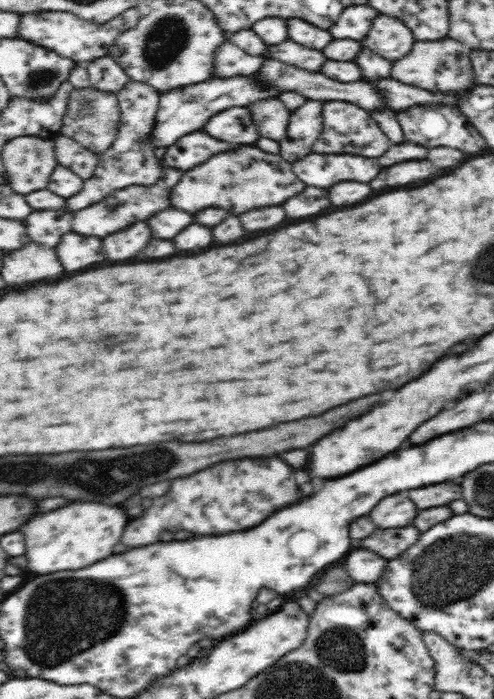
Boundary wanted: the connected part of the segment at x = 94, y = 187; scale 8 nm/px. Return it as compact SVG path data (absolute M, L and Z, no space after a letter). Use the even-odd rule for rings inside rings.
M130 81L117 92L118 105L120 105L120 128L116 132L116 140L106 152L100 156L100 162L96 166L96 174L84 182L84 188L66 200L66 210L76 212L82 208L88 208L102 198L106 198L110 192L136 185L157 185L156 182L163 178L161 161L154 155L155 146L150 144L149 136L155 123L156 110L158 110L158 98L160 92L154 87L135 81Z

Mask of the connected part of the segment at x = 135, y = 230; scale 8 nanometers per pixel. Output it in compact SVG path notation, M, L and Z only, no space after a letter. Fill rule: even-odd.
M138 222L126 230L120 230L116 234L110 234L108 238L102 240L106 260L120 262L120 260L130 260L136 258L150 242L152 234L146 222Z

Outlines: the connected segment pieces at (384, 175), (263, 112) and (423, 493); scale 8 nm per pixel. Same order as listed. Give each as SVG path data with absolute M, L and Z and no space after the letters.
M420 160L420 162L402 162L396 166L388 166L384 168L372 182L370 186L374 190L380 188L390 188L390 186L406 186L406 184L414 184L414 182L422 182L428 180L436 174L436 166L432 166L432 162L428 160Z
M278 98L256 101L254 104L246 106L246 108L252 112L252 118L258 126L260 136L276 141L286 136L290 110Z
M450 481L438 486L426 486L426 488L418 488L418 490L410 490L408 497L412 502L416 502L419 510L426 510L432 507L439 507L450 504L454 500L462 499L462 489L458 483Z

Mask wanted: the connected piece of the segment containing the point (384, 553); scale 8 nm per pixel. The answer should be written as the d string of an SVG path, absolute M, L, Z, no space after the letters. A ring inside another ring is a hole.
M408 525L399 529L377 529L367 536L355 547L362 550L370 550L385 560L399 558L404 552L407 552L419 539L421 533L414 525Z

